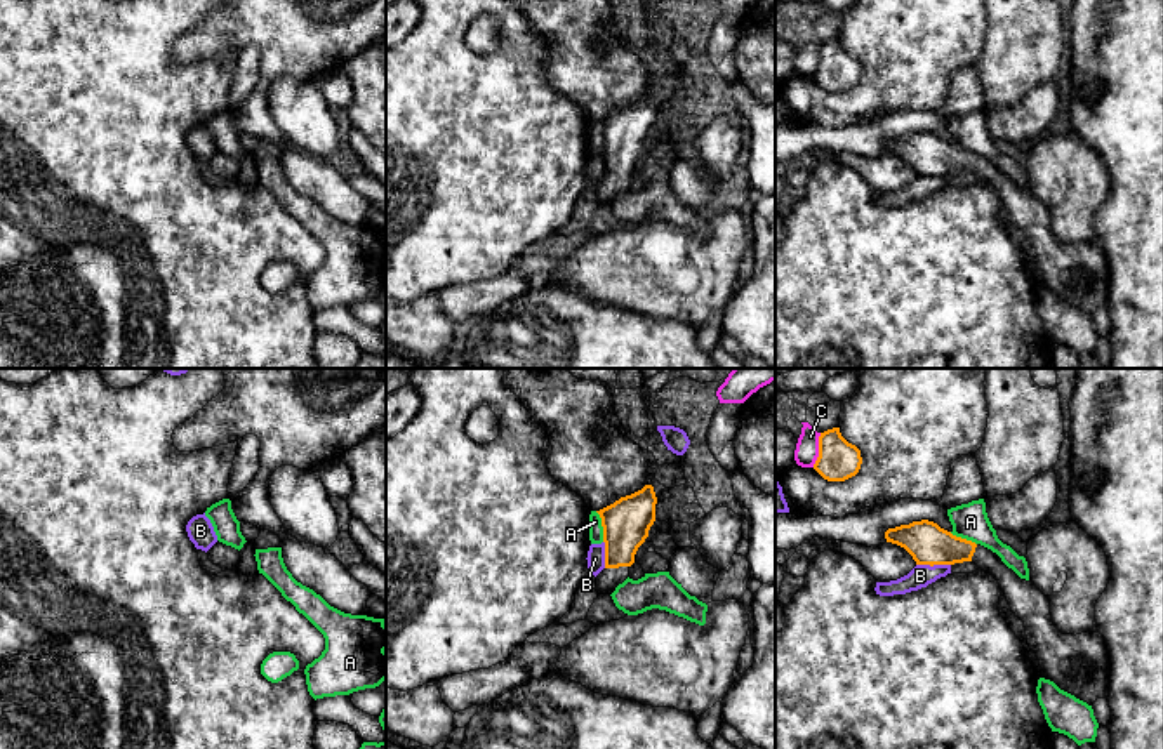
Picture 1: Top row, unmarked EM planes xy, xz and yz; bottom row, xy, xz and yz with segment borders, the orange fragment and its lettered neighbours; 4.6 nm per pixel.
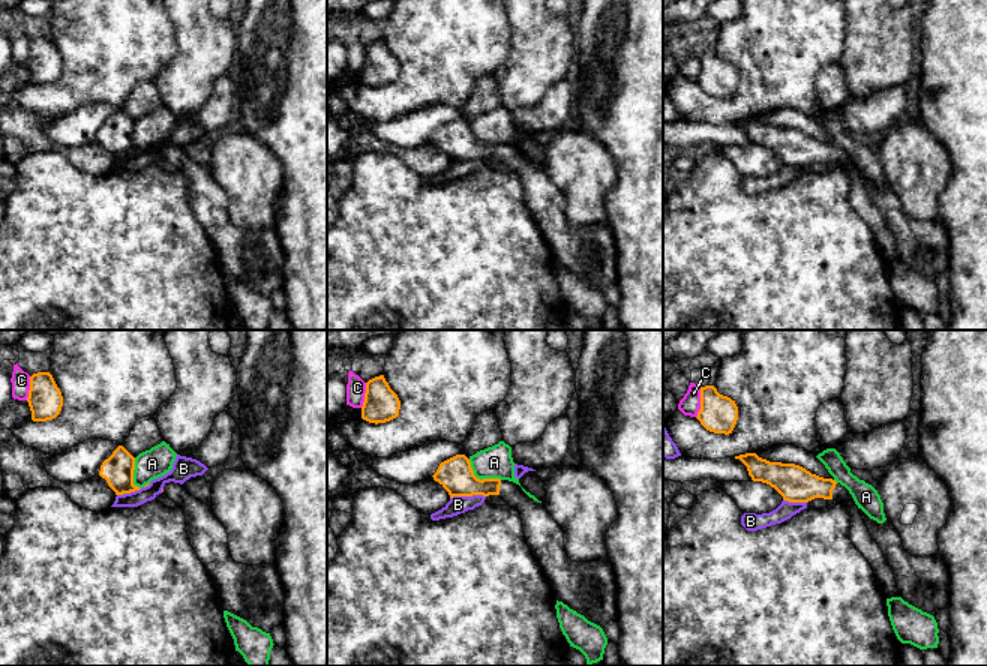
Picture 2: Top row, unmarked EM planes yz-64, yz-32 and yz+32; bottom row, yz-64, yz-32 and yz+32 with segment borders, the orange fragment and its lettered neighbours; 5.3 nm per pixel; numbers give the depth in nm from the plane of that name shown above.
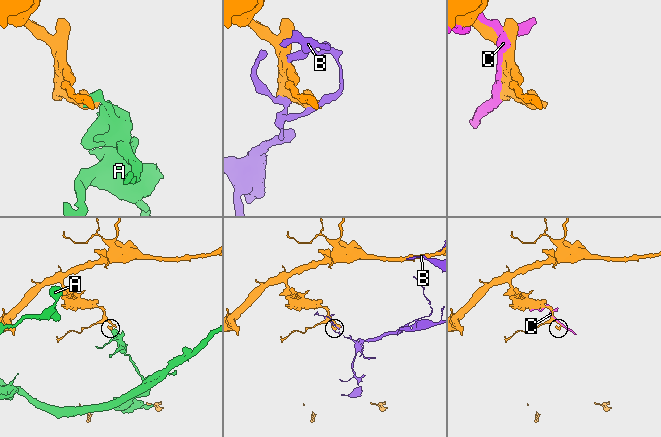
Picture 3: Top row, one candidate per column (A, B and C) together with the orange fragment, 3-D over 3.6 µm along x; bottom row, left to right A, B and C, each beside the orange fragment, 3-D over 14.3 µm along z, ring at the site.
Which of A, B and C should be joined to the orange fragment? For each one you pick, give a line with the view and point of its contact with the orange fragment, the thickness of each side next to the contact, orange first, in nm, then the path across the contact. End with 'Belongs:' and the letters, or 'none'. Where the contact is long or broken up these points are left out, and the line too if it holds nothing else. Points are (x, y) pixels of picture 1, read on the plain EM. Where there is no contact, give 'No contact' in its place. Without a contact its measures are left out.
Belongs: none

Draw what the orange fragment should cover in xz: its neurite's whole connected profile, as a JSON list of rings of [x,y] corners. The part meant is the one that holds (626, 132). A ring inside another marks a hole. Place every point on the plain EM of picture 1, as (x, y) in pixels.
[[[652,96],[596,122],[601,129],[605,179],[596,186],[598,205],[612,205],[629,188],[638,158],[655,132],[657,108]]]

